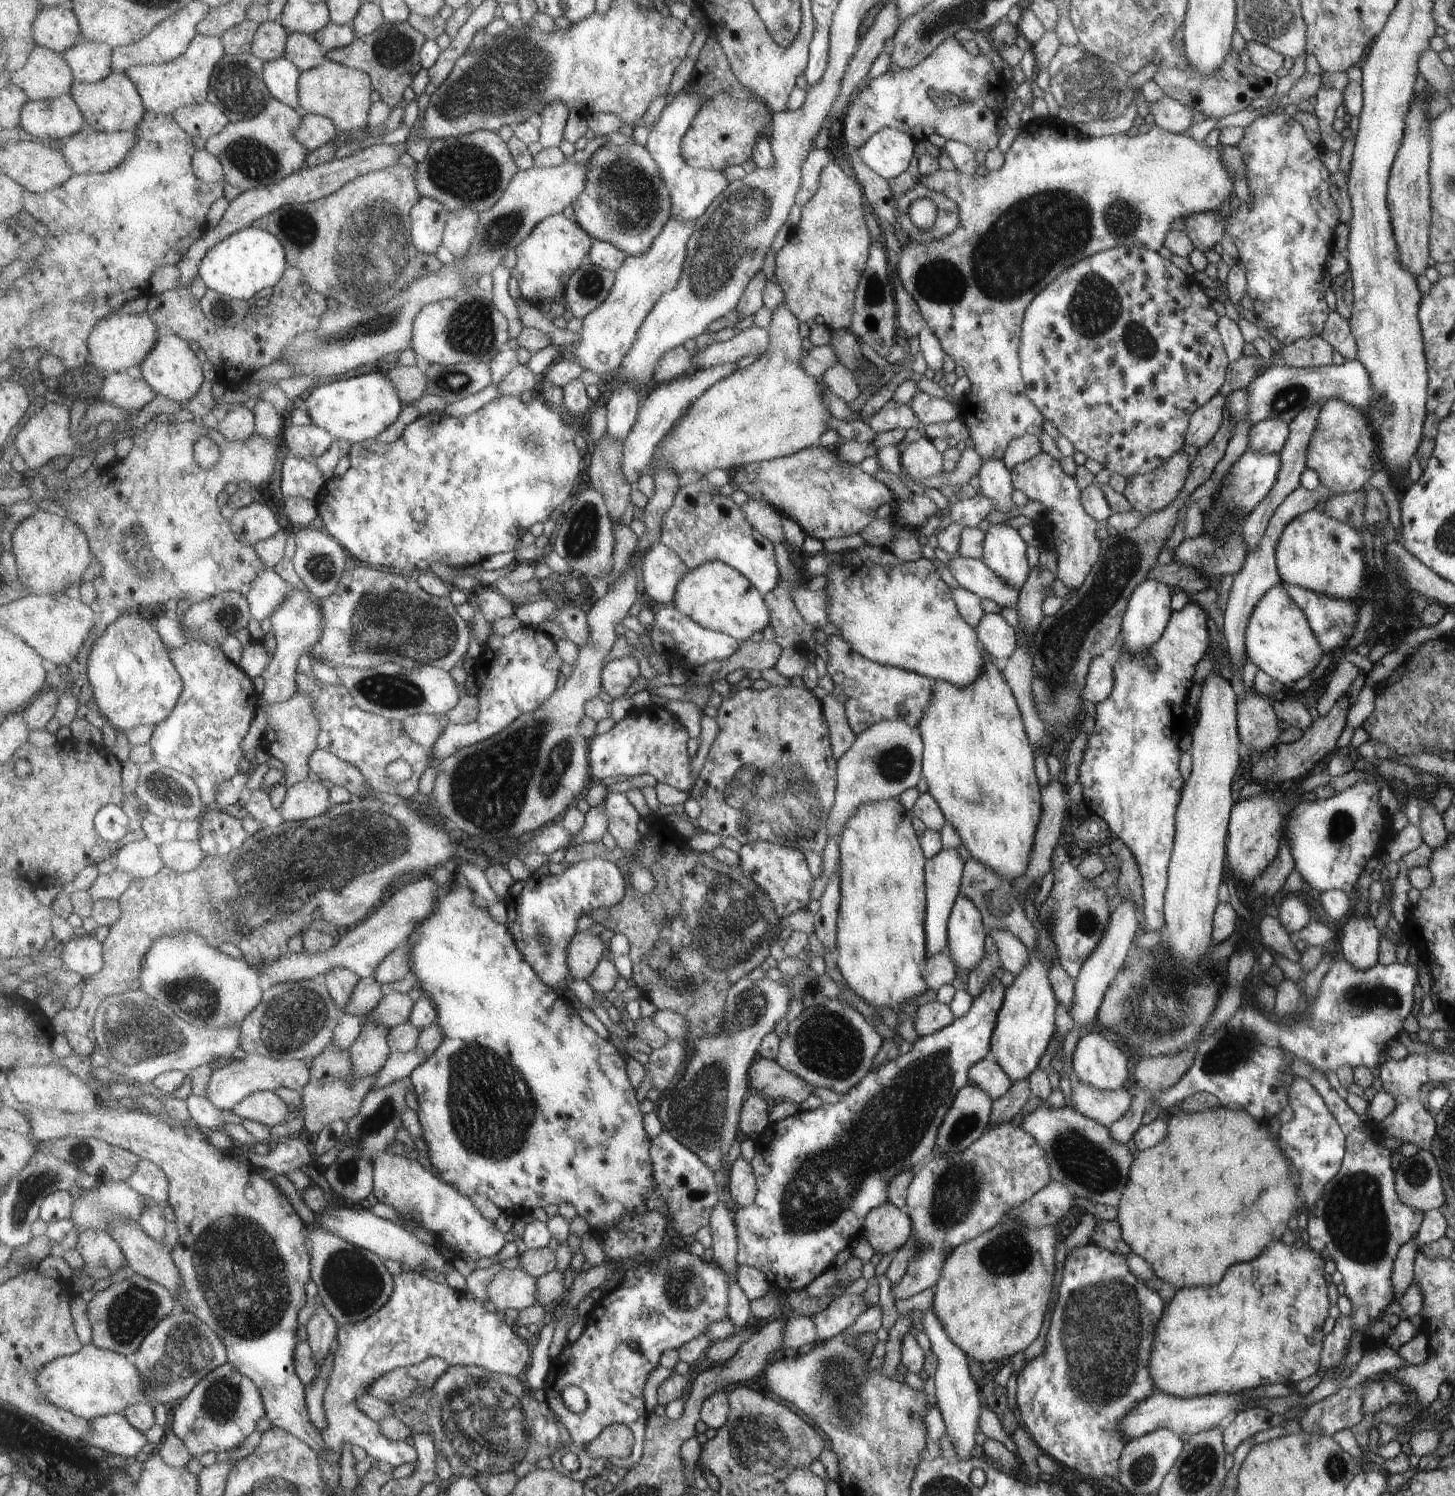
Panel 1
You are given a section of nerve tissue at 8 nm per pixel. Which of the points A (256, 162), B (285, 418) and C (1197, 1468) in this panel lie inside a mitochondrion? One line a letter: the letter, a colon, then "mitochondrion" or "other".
A: mitochondrion
B: other
C: mitochondrion

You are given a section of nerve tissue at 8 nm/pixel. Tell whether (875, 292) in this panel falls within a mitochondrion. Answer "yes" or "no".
yes

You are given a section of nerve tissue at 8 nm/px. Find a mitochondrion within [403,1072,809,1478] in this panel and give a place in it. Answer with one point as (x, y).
(758, 1445)

